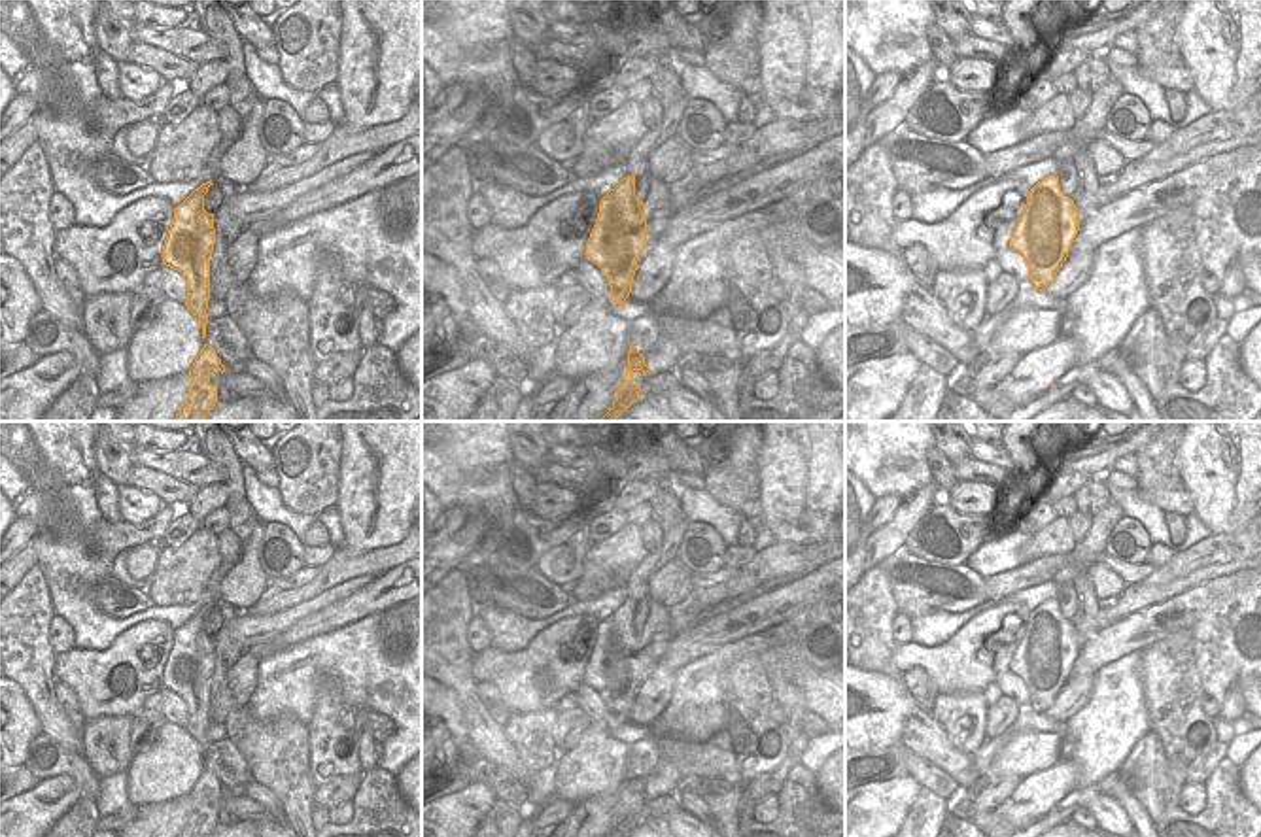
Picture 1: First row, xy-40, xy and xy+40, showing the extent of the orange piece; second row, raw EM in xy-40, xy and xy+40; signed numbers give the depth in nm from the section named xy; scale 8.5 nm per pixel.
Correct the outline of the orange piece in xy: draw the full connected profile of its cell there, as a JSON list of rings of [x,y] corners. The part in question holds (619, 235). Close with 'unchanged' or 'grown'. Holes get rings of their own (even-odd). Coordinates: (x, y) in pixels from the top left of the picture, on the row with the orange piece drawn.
[[[681,87],[665,108],[664,132],[650,127],[639,142],[633,142],[631,174],[601,198],[596,225],[586,242],[586,255],[597,263],[611,285],[611,300],[626,306],[631,293],[637,261],[647,246],[645,204],[635,196],[635,179],[647,168],[658,144],[675,128],[682,130],[682,119],[690,94]]] | grown

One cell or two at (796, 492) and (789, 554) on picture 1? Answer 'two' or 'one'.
two

